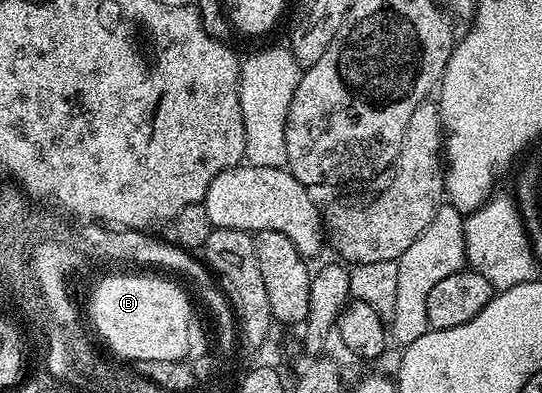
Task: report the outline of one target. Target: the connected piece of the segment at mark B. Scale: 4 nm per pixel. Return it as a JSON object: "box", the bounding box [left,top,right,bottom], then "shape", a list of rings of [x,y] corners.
{"box":[88,277,190,363],"shape":[[[106,277],[95,287],[90,297],[88,317],[93,332],[98,332],[106,340],[115,358],[127,357],[127,362],[137,363],[148,359],[181,361],[187,356],[186,348],[190,345],[190,301],[185,291],[174,281],[165,281],[162,277]]]}

